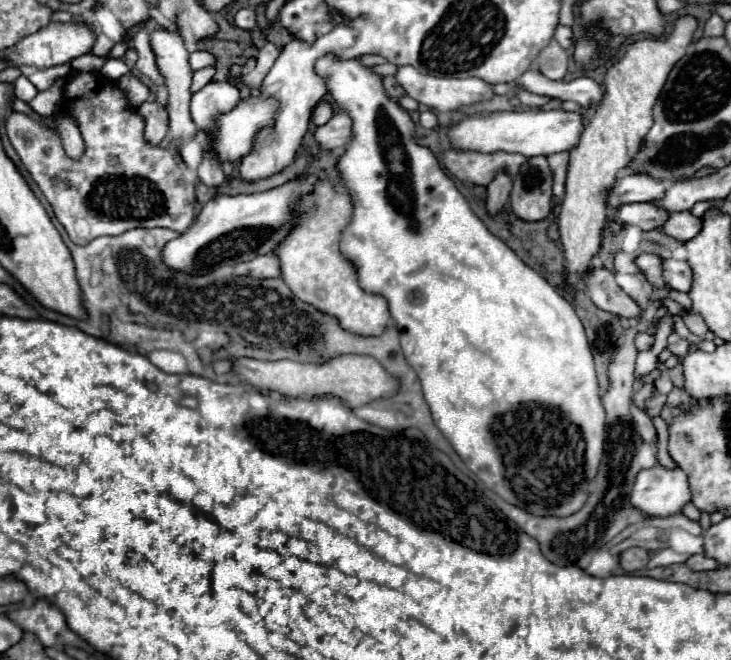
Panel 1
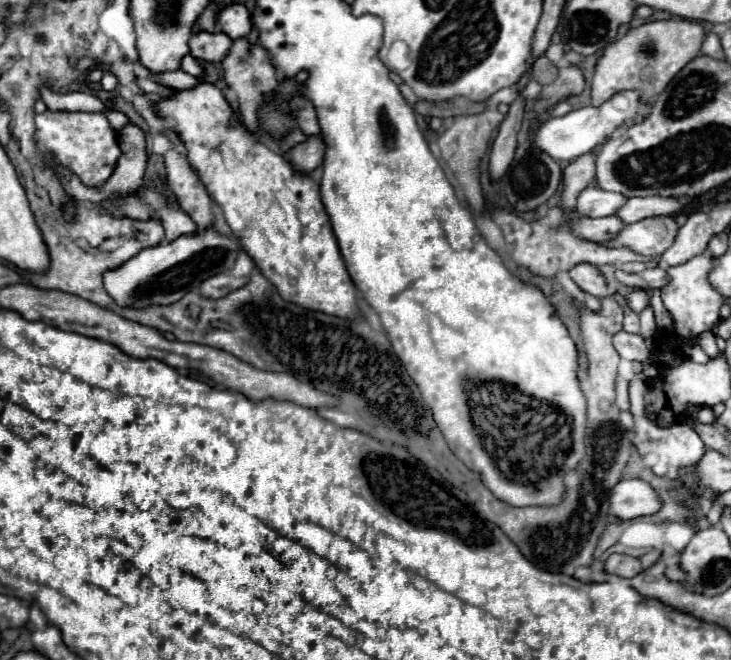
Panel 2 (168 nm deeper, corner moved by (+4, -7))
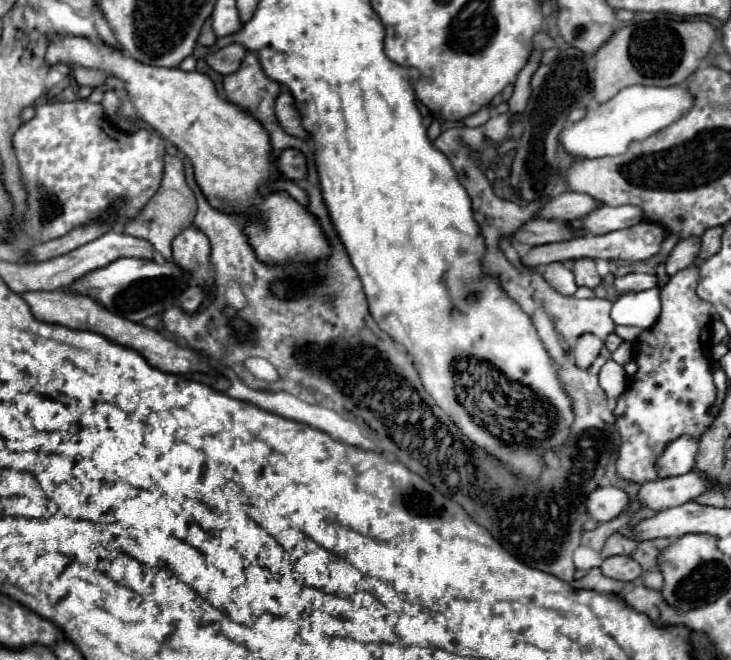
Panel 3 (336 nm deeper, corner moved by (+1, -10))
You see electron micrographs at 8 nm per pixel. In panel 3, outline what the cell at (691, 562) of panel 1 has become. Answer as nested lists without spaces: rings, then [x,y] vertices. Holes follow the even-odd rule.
[[[649,570],[649,572],[643,572],[641,580],[643,580],[643,586],[645,586],[645,588],[649,588],[649,590],[661,590],[661,586],[663,586],[663,578],[661,578],[661,572],[657,572],[657,570]]]

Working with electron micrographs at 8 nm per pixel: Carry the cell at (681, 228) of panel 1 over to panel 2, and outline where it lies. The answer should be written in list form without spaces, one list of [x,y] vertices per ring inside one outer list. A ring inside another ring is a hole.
[[[650,217],[626,225],[606,245],[626,245],[640,255],[662,255],[674,243],[678,229],[674,217]]]

